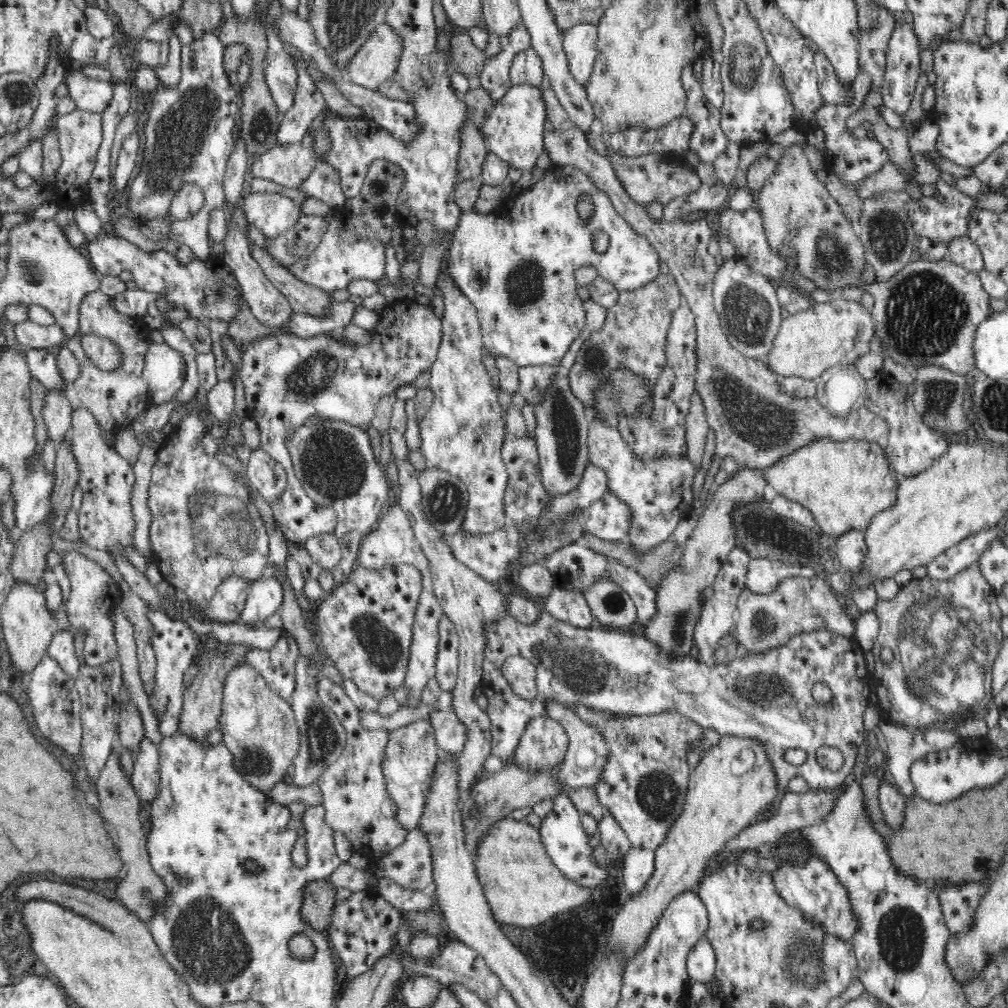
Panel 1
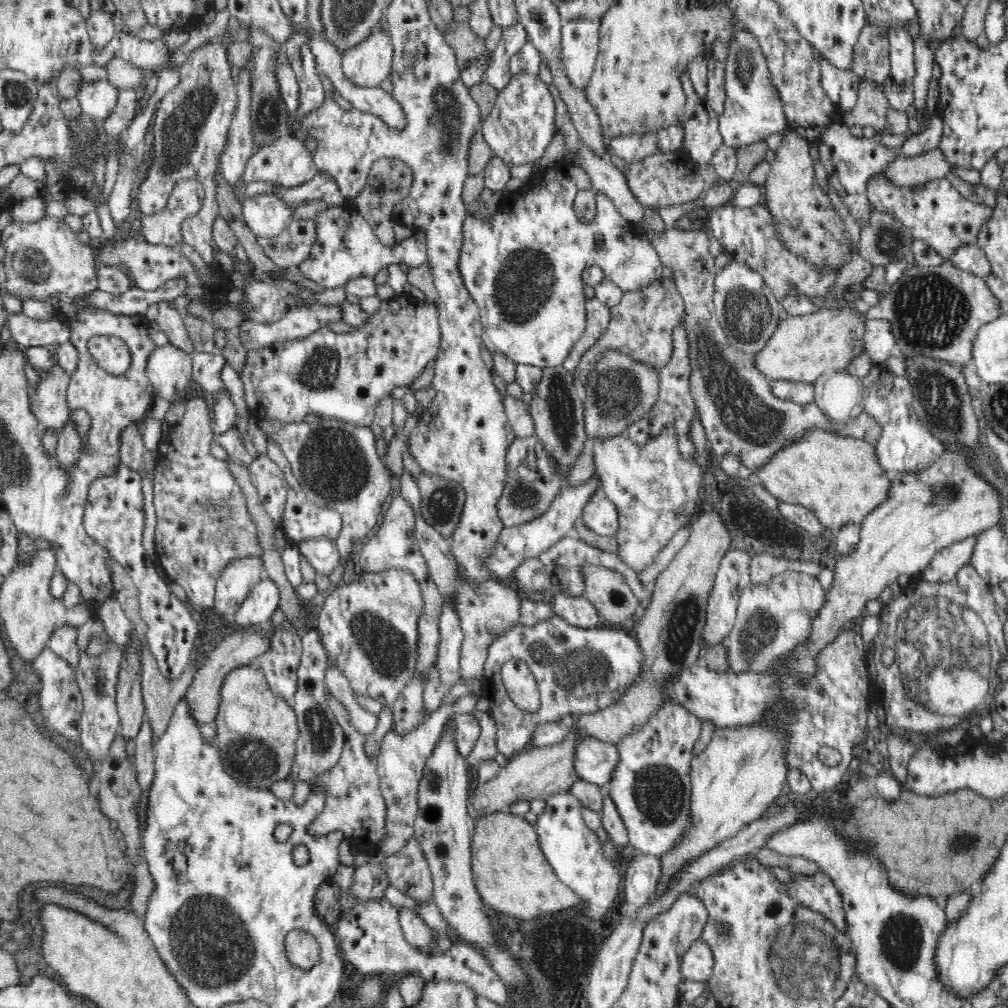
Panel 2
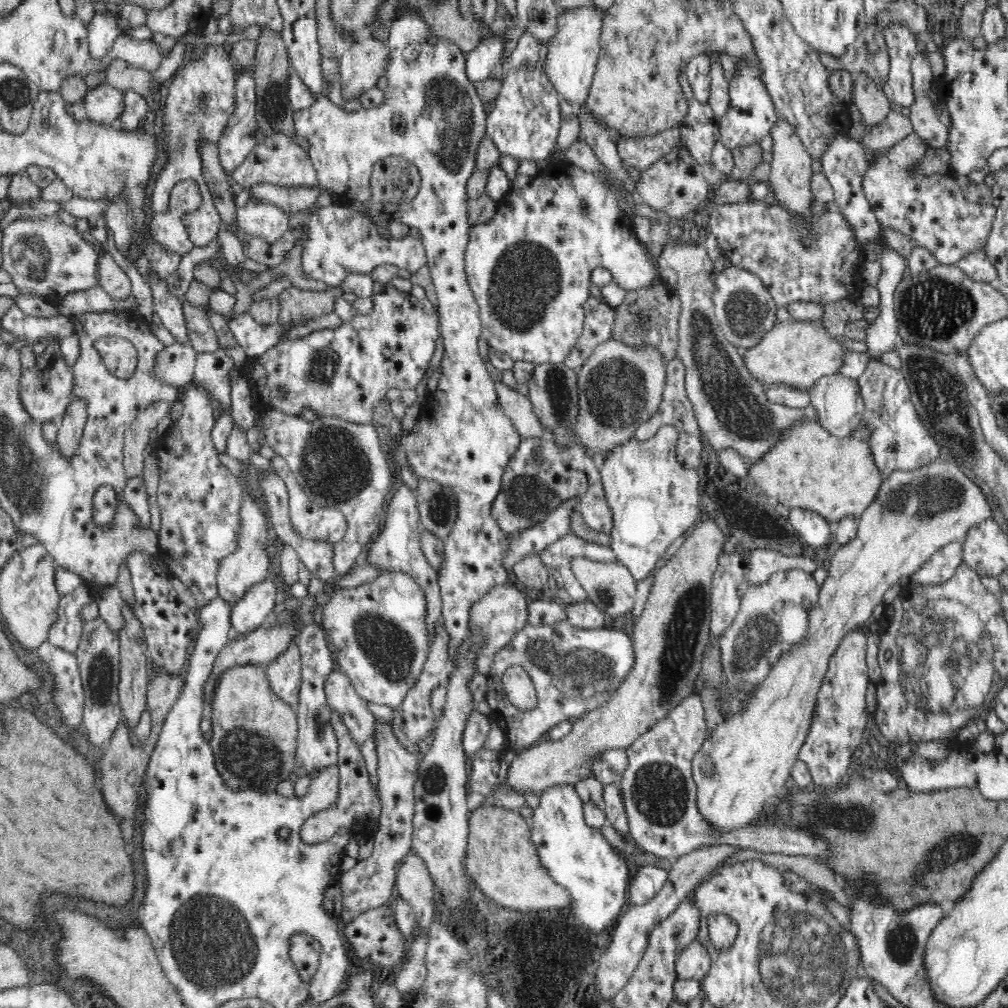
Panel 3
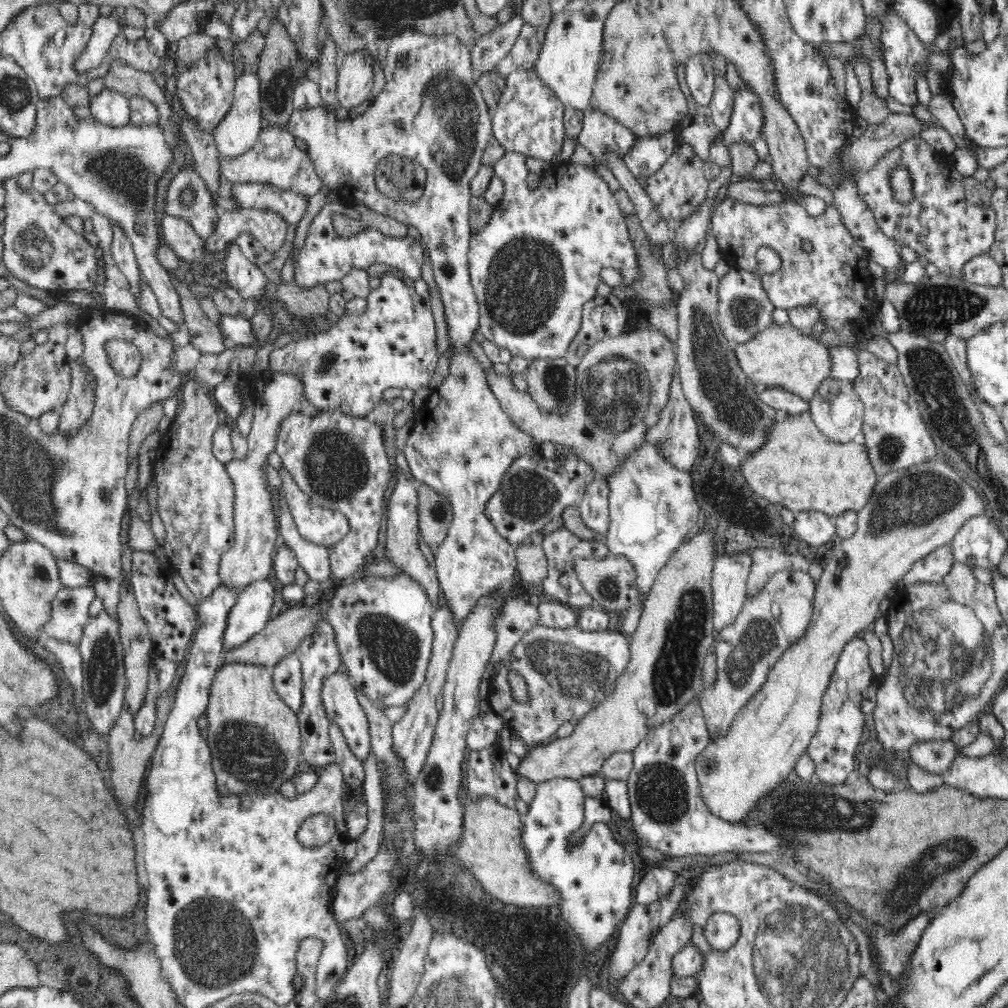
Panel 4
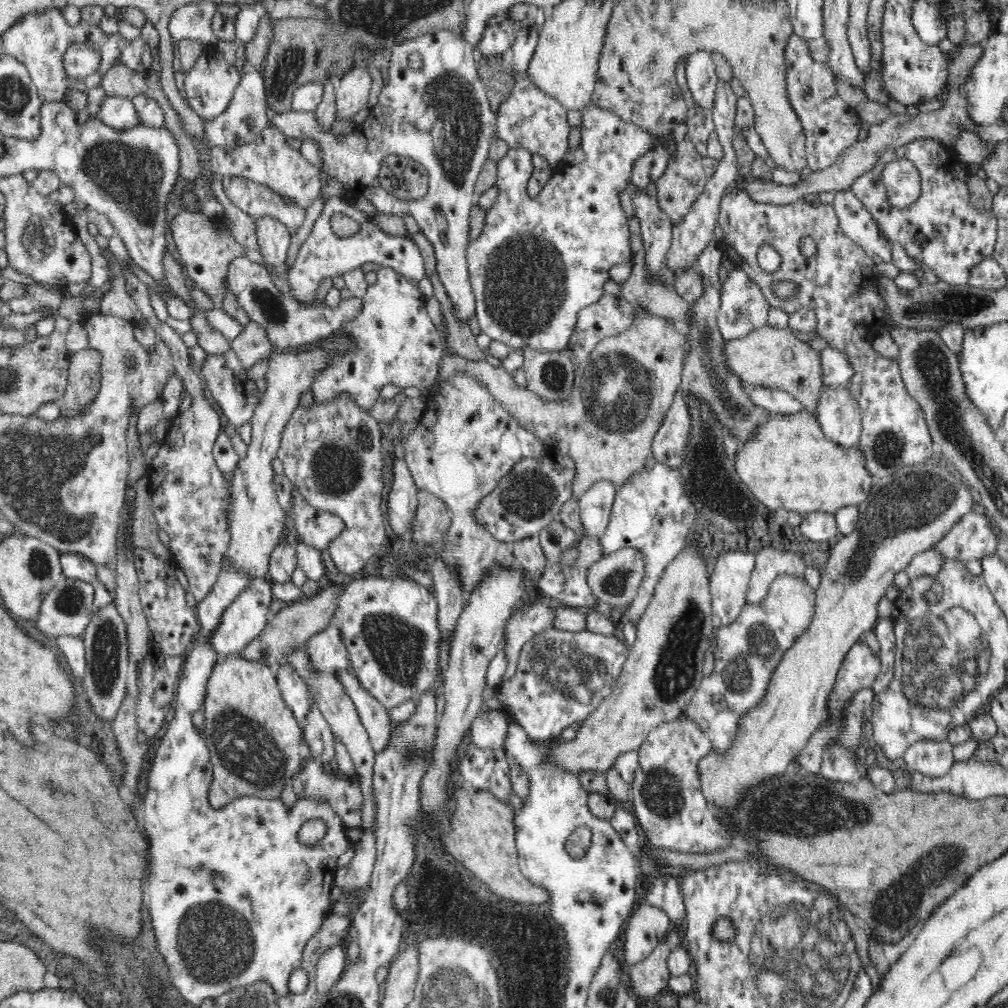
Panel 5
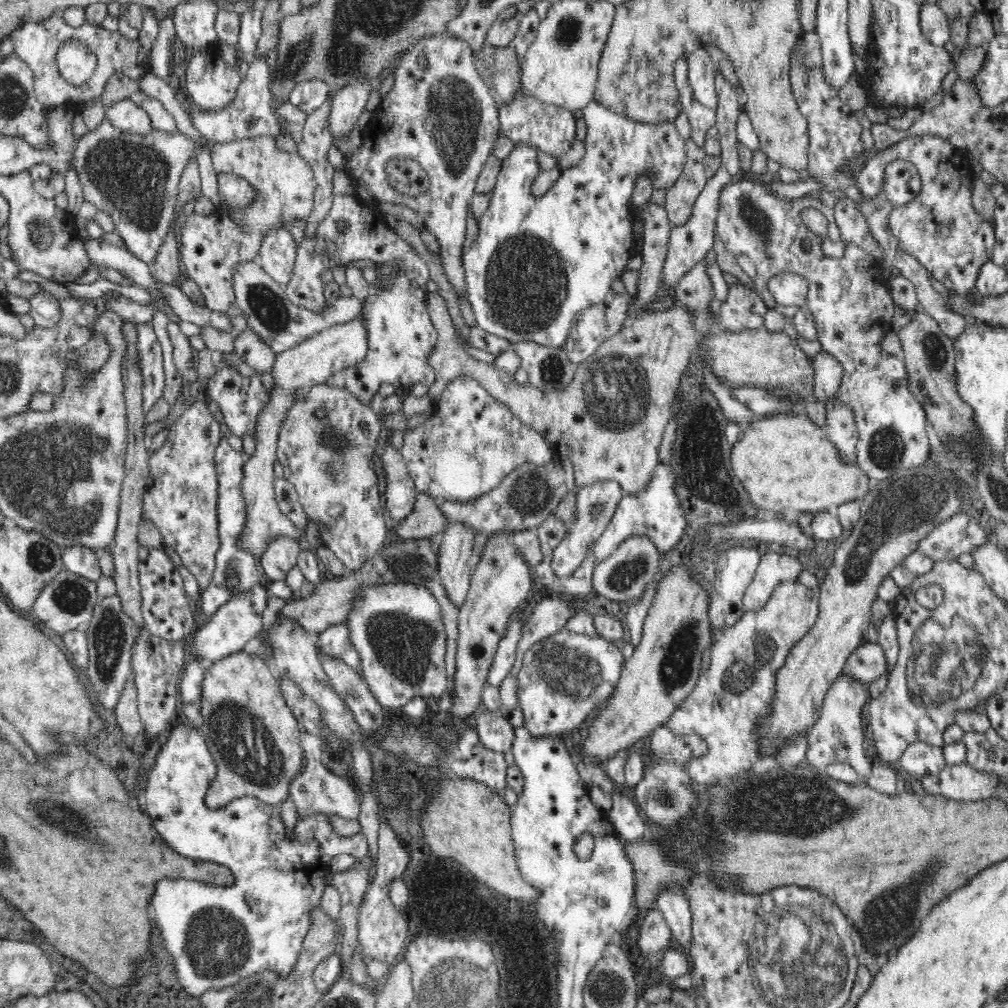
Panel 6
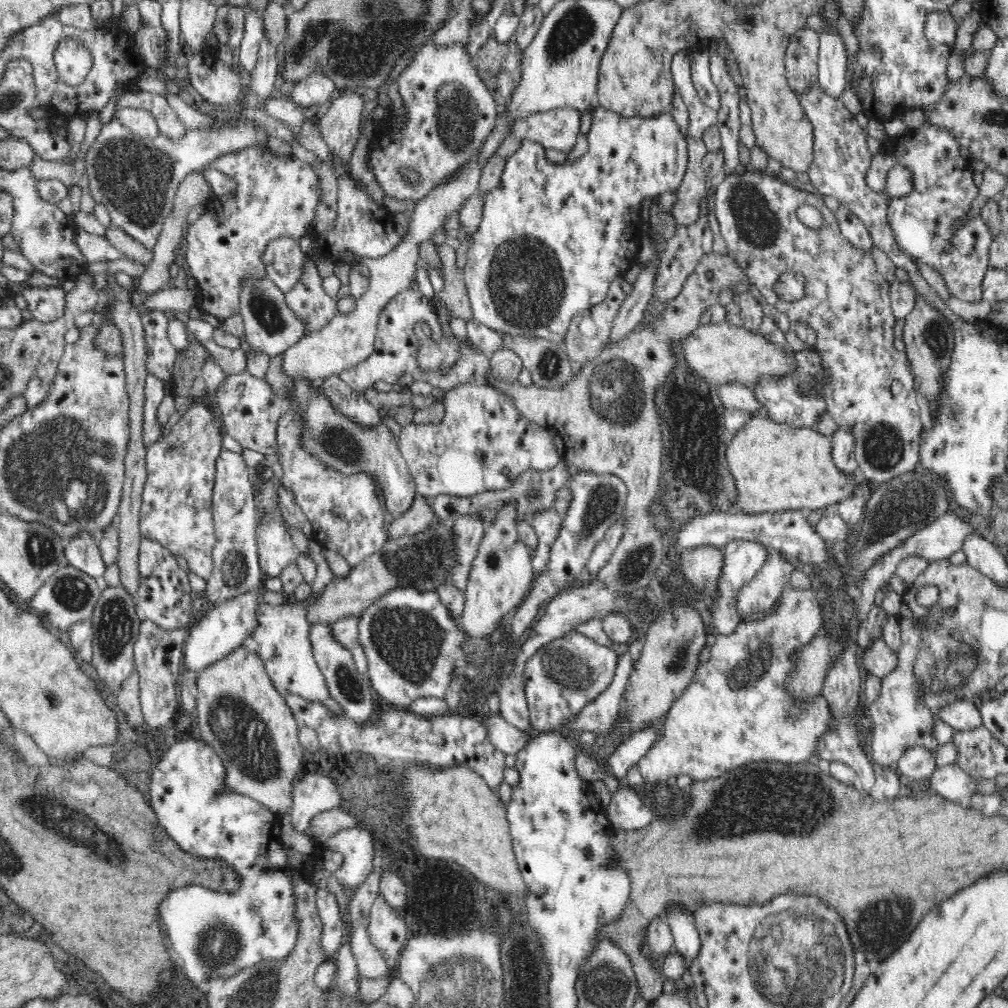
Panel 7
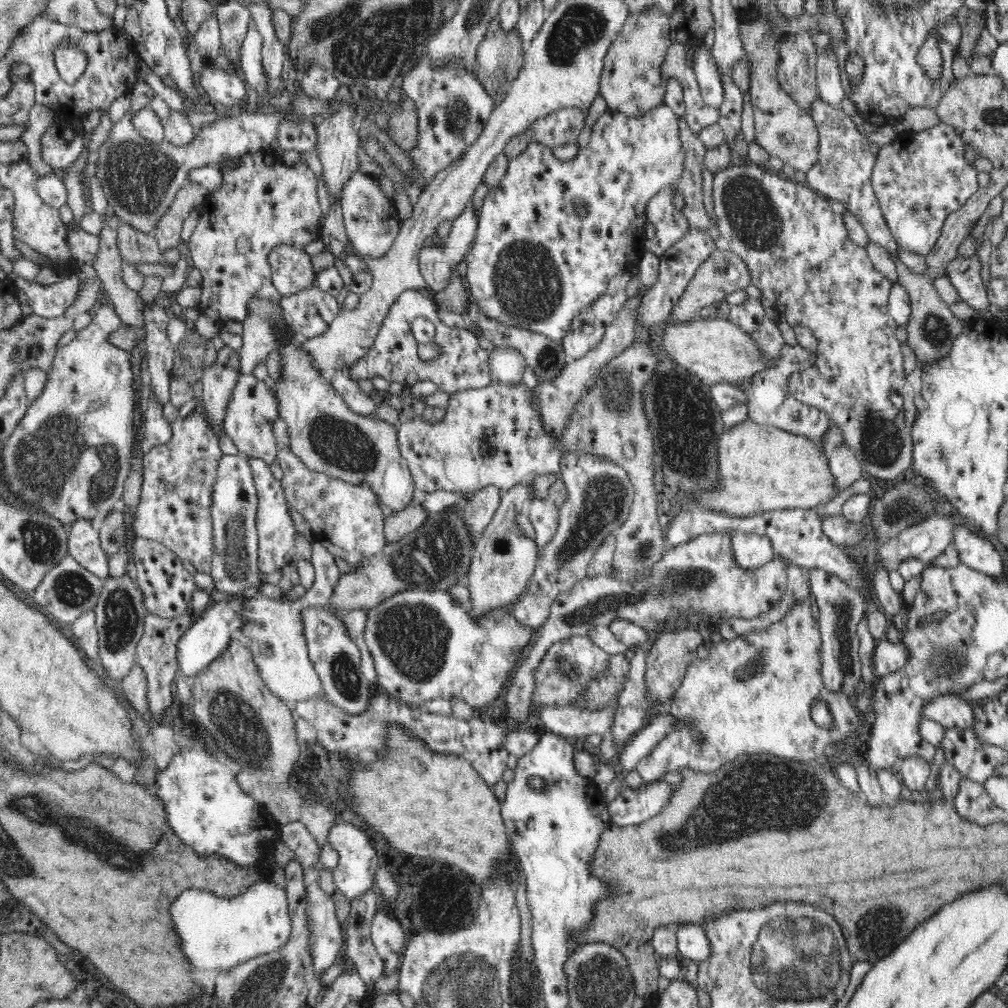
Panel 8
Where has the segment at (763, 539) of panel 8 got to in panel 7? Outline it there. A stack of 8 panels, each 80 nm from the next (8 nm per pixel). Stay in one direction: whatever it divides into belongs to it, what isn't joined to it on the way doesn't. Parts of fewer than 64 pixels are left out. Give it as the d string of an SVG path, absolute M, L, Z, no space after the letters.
M731 540L722 548L722 568L717 580L717 590L712 597L712 627L719 634L732 634L734 628L742 620L742 614L737 611L737 594L744 584L748 584L752 577L762 568L768 558L765 544L749 540Z

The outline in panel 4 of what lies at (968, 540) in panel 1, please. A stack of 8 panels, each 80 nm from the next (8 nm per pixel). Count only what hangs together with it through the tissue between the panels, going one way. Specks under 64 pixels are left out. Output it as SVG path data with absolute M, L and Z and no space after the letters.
M949 543L919 558L902 580L905 585L914 584L914 582L942 583L944 577L951 571L953 562L953 548Z

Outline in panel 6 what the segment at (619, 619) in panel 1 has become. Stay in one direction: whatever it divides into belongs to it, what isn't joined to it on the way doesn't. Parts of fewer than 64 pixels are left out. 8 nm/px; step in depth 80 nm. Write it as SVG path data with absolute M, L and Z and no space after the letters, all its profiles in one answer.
M648 535L629 536L620 546L602 562L593 568L593 591L595 595L605 596L610 600L627 601L640 597L653 582L654 576L660 573L660 553Z

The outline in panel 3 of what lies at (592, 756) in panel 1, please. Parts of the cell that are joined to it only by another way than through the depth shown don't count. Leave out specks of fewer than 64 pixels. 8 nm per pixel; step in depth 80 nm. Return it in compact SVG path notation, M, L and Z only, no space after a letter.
M612 748L604 750L592 758L590 770L592 777L604 786L620 784L623 780L623 771L626 770L627 756L623 749Z

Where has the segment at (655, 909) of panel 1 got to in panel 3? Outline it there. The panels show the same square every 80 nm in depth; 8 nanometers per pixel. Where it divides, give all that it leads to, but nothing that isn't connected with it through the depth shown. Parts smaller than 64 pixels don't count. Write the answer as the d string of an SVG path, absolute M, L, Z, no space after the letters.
M936 460L916 470L894 471L888 476L884 476L884 482L881 484L880 492L878 492L876 500L874 500L873 504L870 505L859 518L857 537L853 541L842 545L830 559L830 567L827 570L828 574L826 580L824 580L824 584L822 584L821 593L818 593L817 604L814 605L814 608L809 614L807 637L798 642L797 645L794 645L788 652L785 652L777 660L777 663L772 666L768 676L760 683L759 688L754 692L754 696L750 698L748 708L746 708L744 712L740 712L740 714L736 714L736 716L730 717L724 720L722 724L719 724L717 728L712 731L710 737L704 741L702 748L694 755L691 769L696 787L696 809L699 810L699 815L703 818L704 823L708 825L711 834L720 836L720 834L733 832L734 830L757 822L758 820L756 820L756 818L758 818L758 814L762 812L764 802L768 802L770 796L774 796L774 794L778 794L778 792L784 790L788 778L791 777L791 770L796 761L795 755L798 754L799 748L802 747L803 738L807 732L807 726L809 725L809 719L811 718L814 707L815 692L820 690L822 680L824 680L824 674L828 672L830 656L835 648L839 646L839 643L842 642L843 636L848 634L850 630L860 630L858 628L863 627L864 624L868 622L868 618L872 616L874 608L883 600L884 593L895 584L900 583L902 576L910 576L912 573L916 573L920 566L924 565L938 549L951 542L961 542L971 526L984 524L984 522L988 521L988 518L992 518L992 510L990 510L990 504L988 504L988 500L986 500L986 494L982 494L980 487L976 486L974 482L970 482L970 480L960 472L960 468L958 468L956 464L952 464L952 462L938 462Z

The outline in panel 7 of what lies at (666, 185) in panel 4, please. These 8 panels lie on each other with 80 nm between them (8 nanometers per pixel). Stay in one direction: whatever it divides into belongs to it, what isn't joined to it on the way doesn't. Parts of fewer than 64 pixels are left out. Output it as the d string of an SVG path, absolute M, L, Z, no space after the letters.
M686 134L689 159L687 169L680 186L677 188L677 201L670 211L675 224L692 225L700 216L700 200L706 194L706 173L702 166L702 158L707 153L707 146Z

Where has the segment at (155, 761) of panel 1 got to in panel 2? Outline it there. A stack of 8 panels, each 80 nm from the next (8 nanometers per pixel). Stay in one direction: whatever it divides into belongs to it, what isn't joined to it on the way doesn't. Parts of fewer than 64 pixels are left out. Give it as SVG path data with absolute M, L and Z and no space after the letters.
M144 720L138 734L134 738L134 742L136 748L132 765L134 765L134 770L137 773L140 789L150 791L150 788L152 788L152 780L154 780L155 765L155 752L153 751L154 743L152 743L151 723Z

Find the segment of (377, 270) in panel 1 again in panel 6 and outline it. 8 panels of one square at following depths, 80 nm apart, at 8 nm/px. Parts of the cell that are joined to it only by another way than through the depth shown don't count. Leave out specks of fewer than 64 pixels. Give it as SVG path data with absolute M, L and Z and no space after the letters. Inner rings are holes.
M337 194L332 200L330 212L320 222L314 234L297 244L294 270L285 287L288 299L294 305L312 313L324 313L328 303L325 300L325 286L320 274L325 270L332 270L335 266L350 266L351 262L357 260L371 260L373 263L398 262L405 276L423 291L426 291L426 284L430 282L429 268L416 257L413 248L386 225L378 207L370 209L354 195ZM340 220L348 224L344 232L340 232L336 226Z

